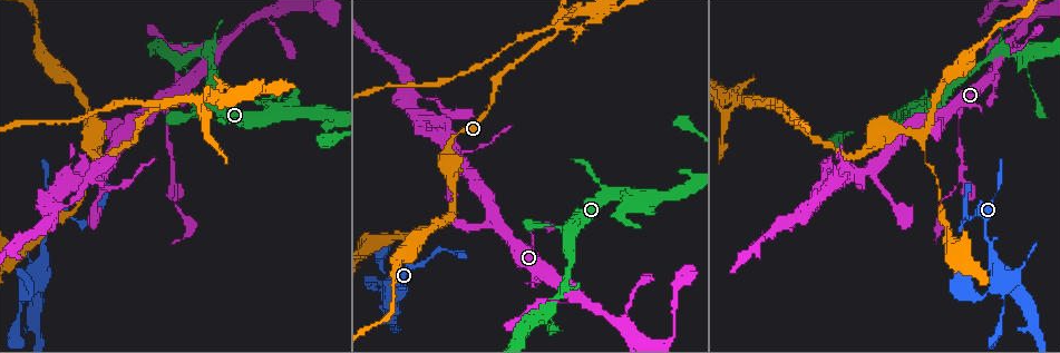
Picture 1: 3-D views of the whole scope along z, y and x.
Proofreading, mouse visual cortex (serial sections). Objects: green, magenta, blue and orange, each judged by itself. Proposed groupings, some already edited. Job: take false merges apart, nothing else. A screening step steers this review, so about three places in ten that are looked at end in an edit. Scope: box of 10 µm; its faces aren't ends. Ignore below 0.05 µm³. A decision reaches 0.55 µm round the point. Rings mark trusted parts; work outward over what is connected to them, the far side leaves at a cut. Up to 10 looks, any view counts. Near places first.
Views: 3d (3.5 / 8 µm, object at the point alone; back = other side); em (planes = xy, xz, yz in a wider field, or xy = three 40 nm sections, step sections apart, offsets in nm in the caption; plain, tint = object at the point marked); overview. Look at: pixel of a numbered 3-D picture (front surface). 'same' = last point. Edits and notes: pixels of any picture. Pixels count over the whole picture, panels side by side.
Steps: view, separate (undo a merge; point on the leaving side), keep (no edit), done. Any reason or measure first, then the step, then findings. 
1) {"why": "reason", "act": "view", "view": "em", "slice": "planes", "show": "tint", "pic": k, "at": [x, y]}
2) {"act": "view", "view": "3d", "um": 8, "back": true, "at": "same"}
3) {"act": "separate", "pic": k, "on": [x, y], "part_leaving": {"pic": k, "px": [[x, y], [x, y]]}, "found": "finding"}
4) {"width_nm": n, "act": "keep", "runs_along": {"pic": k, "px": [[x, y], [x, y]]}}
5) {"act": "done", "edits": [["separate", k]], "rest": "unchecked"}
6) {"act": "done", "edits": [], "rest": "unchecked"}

{"why": "sharp bend", "act": "view", "view": "3d", "um": 3.5, "pic": 1, "at": [550, 225]}

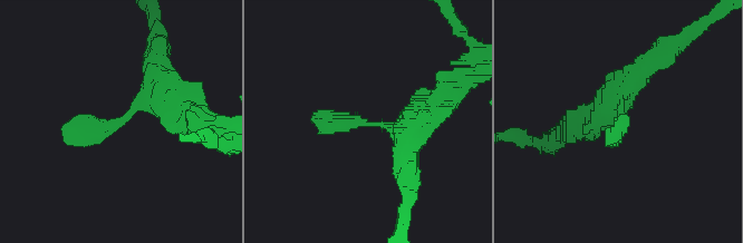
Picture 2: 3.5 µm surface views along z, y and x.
{"act": "view", "view": "em", "slice": "xy", "step": 2, "show": "tint", "pic": 2, "at": [371, 124]}

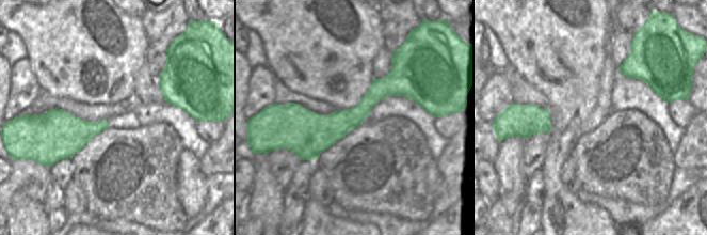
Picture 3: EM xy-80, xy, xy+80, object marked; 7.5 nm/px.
{"act": "view", "view": "em", "slice": "planes", "show": "tint", "at": "same"}

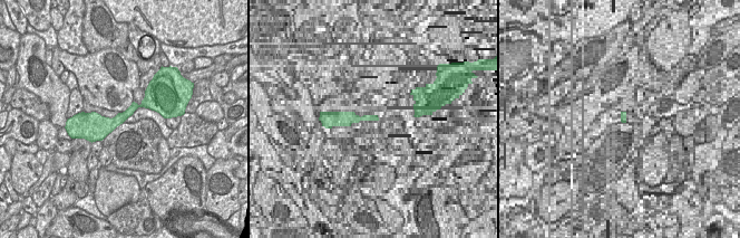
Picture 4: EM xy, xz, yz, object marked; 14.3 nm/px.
{"act": "keep", "runs_along": {"pic": 4, "px": [[157, 106], [135, 105], [115, 122], [88, 121]]}, "found": "continuous, no second cell"}

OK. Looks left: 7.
{"act": "view", "view": "3d", "um": 8, "back": true, "pic": 1, "at": [173, 178]}

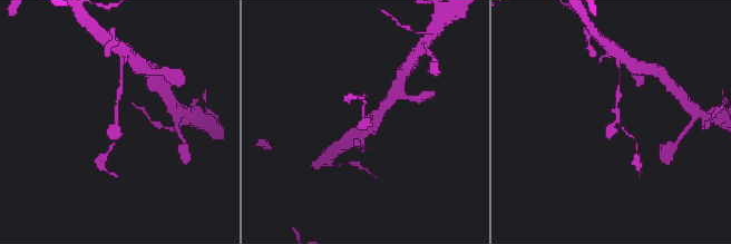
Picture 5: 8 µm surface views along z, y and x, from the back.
{"why": "shape alone is not enough", "act": "view", "view": "em", "slice": "xy", "step": 1, "show": "tint", "at": "same"}

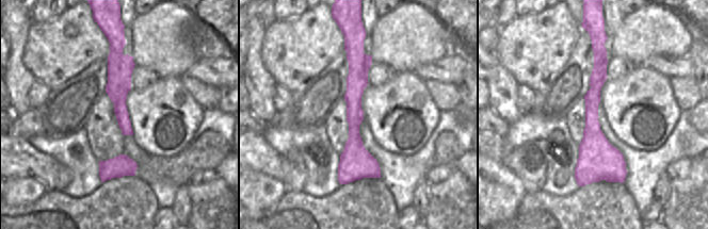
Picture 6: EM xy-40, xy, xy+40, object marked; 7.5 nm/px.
{"act": "keep", "runs_along": {"pic": 5, "px": [[619, 88], [615, 120], [607, 138]]}, "found": "one cell here"}

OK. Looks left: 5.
{"why": "sharp bend", "act": "view", "view": "3d", "um": 3.5, "pic": 1, "at": [910, 105]}

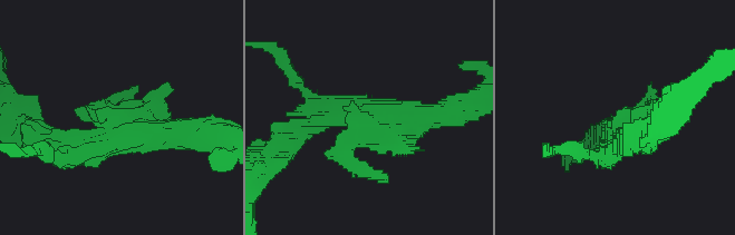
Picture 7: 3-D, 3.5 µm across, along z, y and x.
{"act": "view", "view": "em", "slice": "planes", "show": "tint", "pic": 7, "at": [355, 117]}

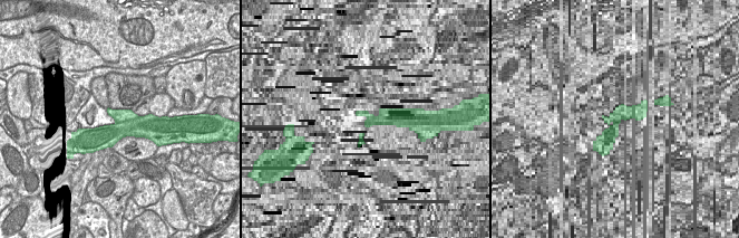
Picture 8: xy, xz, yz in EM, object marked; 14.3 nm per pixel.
{"act": "separate", "pic": 7, "on": [338, 158], "part_leaving": {"pic": 7, "px": [[357, 125], [347, 159], [388, 176]]}, "found": "two cells meet here"}

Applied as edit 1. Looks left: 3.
{"why": "four arms meet", "act": "view", "view": "3d", "um": 8, "pic": 1, "at": [740, 100]}

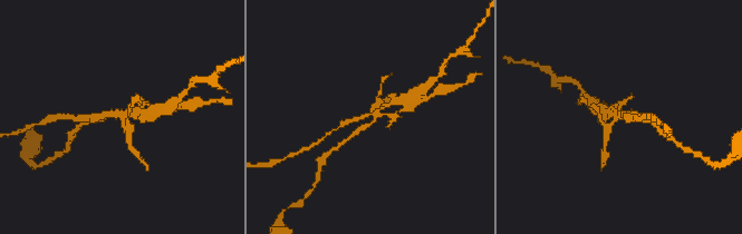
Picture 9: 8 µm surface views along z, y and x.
{"why": "now the EM", "act": "view", "view": "em", "slice": "xy", "step": 5, "show": "tint", "at": "same"}

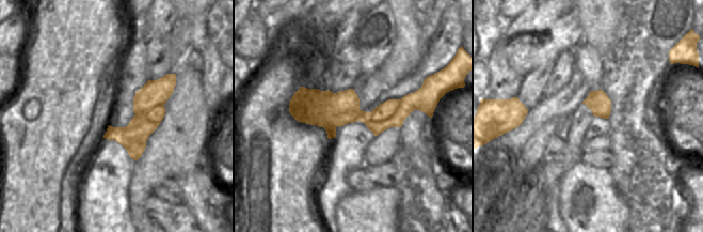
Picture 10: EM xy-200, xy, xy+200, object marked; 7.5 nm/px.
{"act": "keep", "runs_along": {"pic": 10, "px": [[422, 104], [383, 117], [291, 108]]}, "found": "continuous, no second cell"}

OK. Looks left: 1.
{"act": "done", "edits": [["separate", 7]], "rest": "unchecked"}

